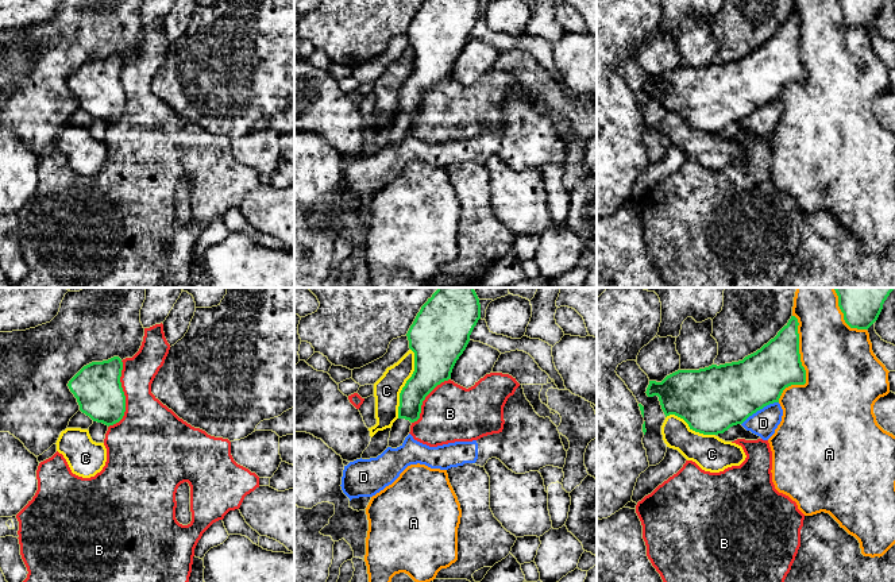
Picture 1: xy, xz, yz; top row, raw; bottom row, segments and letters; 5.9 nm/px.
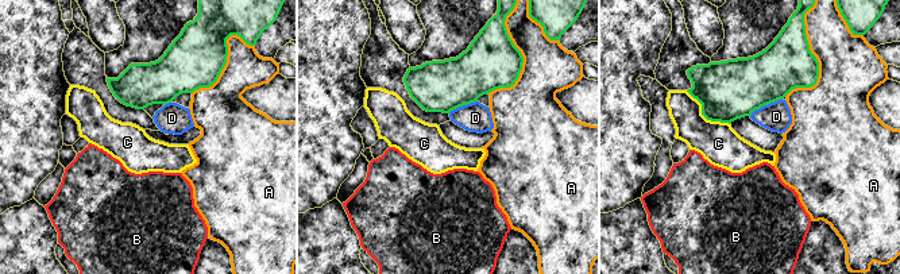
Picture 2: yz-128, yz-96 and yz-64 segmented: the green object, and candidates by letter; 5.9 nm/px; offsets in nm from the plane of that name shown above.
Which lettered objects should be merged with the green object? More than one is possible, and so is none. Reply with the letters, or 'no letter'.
no letter

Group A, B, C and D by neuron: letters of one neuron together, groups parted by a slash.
A / B / C / D

